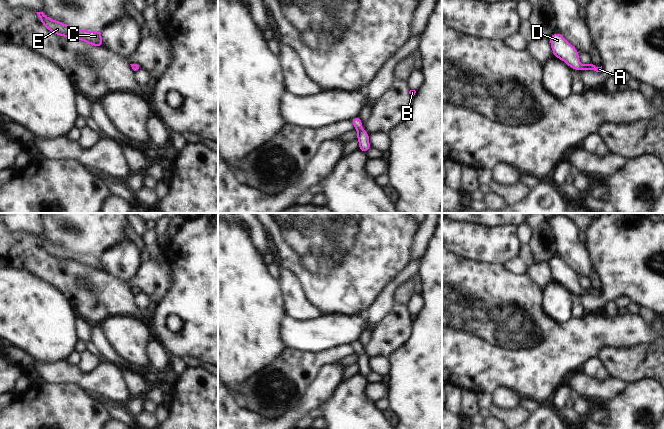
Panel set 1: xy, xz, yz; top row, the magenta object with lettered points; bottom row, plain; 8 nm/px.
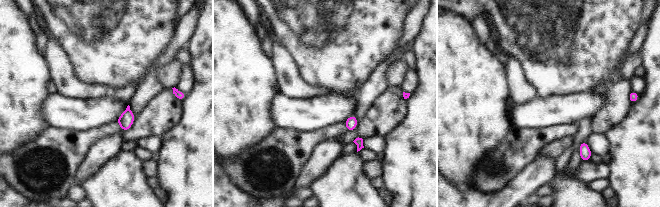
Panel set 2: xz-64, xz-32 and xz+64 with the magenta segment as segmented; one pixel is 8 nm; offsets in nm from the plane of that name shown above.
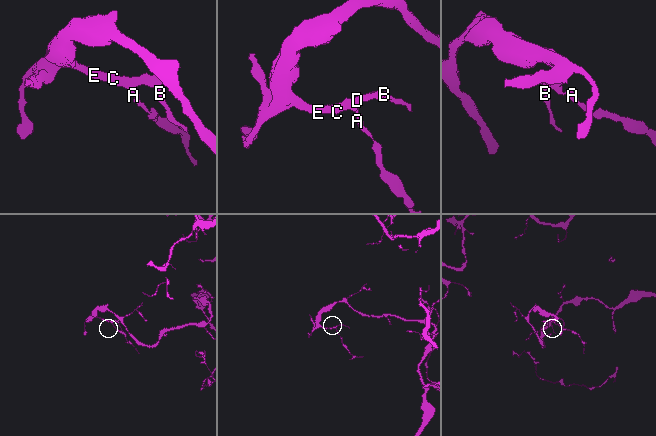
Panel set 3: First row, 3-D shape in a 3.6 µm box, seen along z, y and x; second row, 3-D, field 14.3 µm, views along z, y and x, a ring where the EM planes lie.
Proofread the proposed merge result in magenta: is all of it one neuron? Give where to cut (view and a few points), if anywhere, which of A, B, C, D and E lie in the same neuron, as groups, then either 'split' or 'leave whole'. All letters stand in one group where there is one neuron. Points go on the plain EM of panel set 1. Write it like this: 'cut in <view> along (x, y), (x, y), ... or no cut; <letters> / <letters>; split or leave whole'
no cut; A B C D E; leave whole

